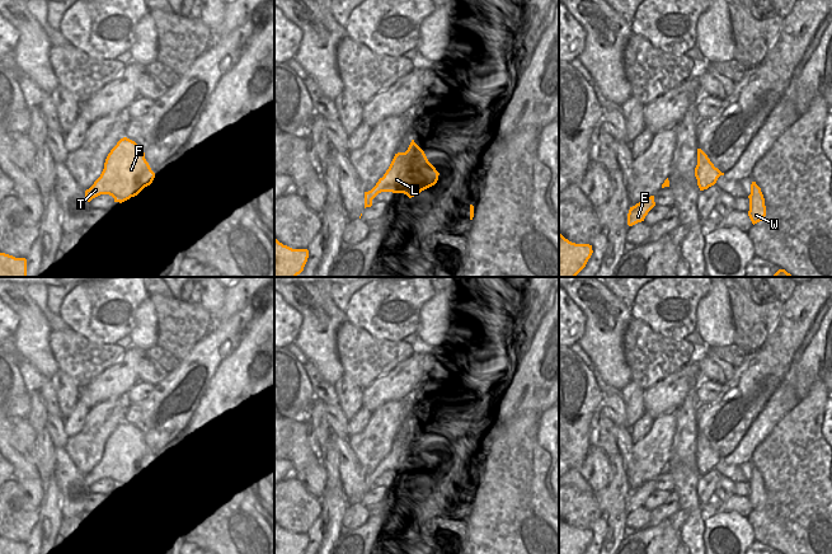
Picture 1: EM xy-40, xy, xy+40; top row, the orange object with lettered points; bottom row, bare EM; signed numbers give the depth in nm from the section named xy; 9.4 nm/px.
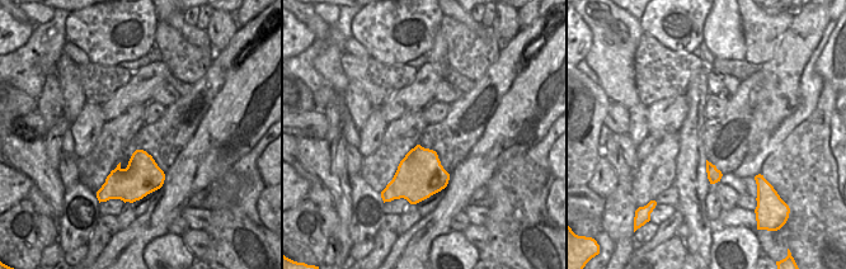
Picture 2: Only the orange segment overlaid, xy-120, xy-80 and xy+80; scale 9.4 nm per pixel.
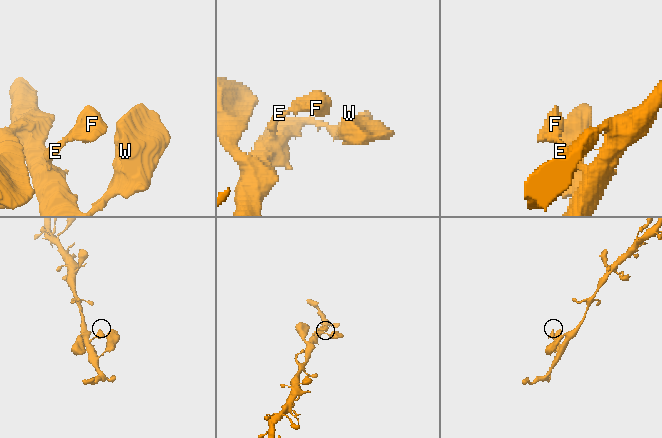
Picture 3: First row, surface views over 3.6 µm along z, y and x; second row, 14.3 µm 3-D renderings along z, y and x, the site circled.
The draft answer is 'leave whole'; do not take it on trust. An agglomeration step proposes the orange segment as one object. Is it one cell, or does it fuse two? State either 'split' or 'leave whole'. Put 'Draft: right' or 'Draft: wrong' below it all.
leave whole
Draft: right

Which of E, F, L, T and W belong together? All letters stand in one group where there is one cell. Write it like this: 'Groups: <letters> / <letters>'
Groups: E F L T W

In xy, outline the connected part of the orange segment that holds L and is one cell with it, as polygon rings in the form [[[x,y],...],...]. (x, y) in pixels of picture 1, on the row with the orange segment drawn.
[[[412,140],[405,152],[395,154],[389,169],[376,186],[365,192],[365,208],[381,192],[404,193],[409,198],[434,186],[439,173],[428,161],[424,151]]]

